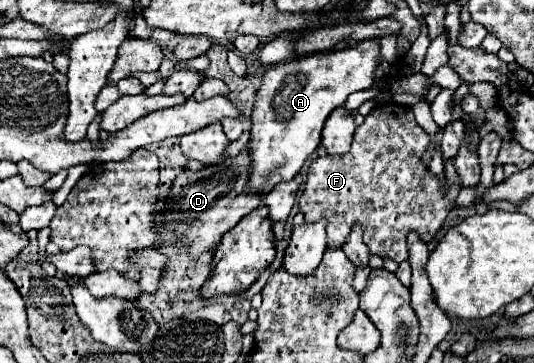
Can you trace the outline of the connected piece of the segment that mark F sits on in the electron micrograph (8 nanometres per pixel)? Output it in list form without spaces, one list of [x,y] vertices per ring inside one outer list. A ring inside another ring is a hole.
[[[379,103],[379,105],[365,117],[365,121],[355,129],[355,139],[353,139],[353,143],[351,143],[351,151],[349,151],[349,153],[337,155],[337,157],[333,157],[333,155],[323,155],[323,157],[317,157],[317,159],[309,165],[305,191],[301,193],[301,199],[299,199],[299,209],[305,213],[305,221],[307,221],[307,223],[315,223],[315,221],[321,219],[321,217],[325,217],[325,219],[329,221],[329,225],[327,225],[327,247],[341,247],[341,243],[345,241],[345,235],[349,235],[349,229],[353,227],[353,223],[361,223],[361,227],[363,227],[363,241],[365,241],[365,245],[371,249],[371,253],[375,253],[375,255],[379,255],[379,257],[391,257],[391,259],[397,261],[397,263],[405,261],[405,259],[407,259],[407,233],[409,233],[411,229],[415,229],[415,231],[421,235],[421,239],[423,239],[425,243],[429,243],[429,241],[437,235],[437,231],[439,231],[439,227],[443,225],[443,221],[445,221],[445,217],[449,215],[449,211],[455,207],[455,199],[457,199],[457,195],[459,195],[459,191],[461,191],[461,183],[459,183],[459,175],[457,175],[457,169],[455,169],[455,165],[453,165],[453,159],[447,159],[447,161],[445,161],[445,177],[443,177],[443,179],[439,179],[437,175],[433,175],[433,173],[429,171],[429,167],[423,163],[421,157],[423,157],[423,153],[427,151],[429,143],[431,143],[431,135],[417,125],[411,107],[407,107],[407,105],[397,105],[397,103]]]

